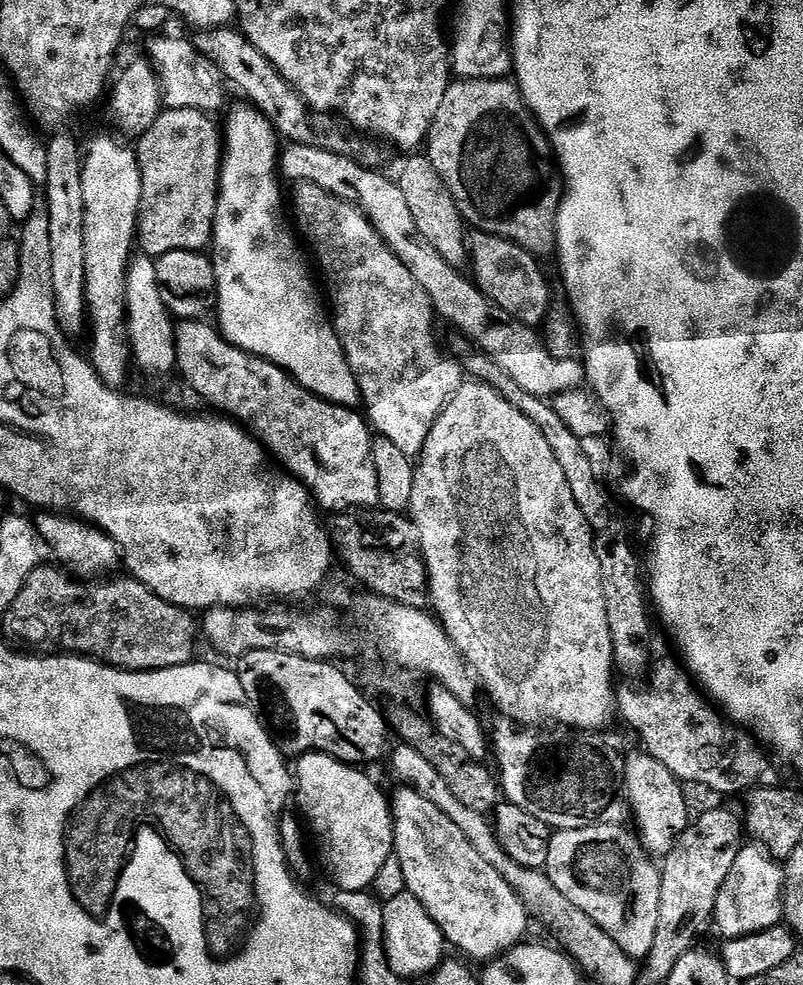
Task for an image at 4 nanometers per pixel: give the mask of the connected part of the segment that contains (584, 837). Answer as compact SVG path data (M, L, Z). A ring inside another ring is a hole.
M597 822L582 830L556 830L550 842L550 858L546 869L550 882L562 890L562 895L592 918L618 944L630 959L644 962L654 943L658 929L661 869L657 861L644 851L639 839L620 824Z

